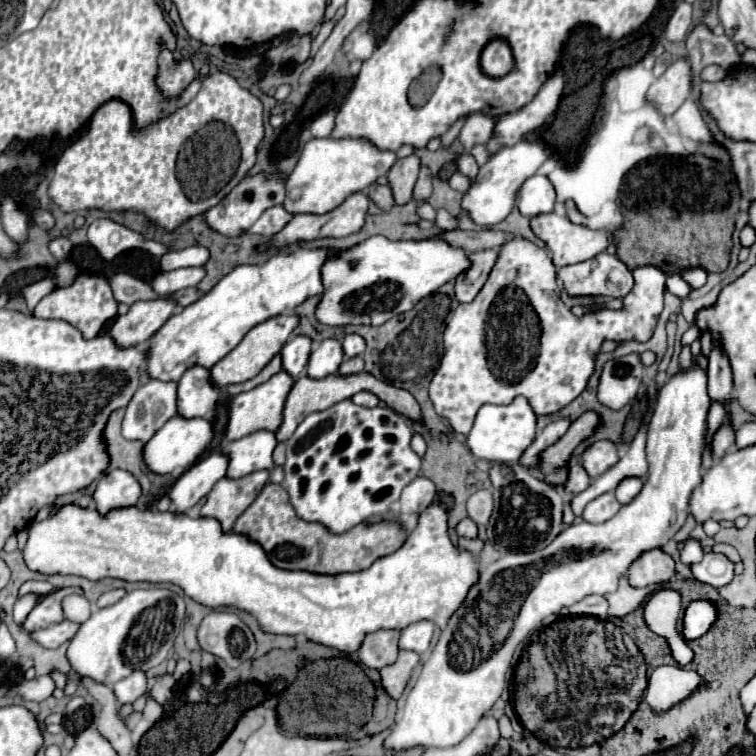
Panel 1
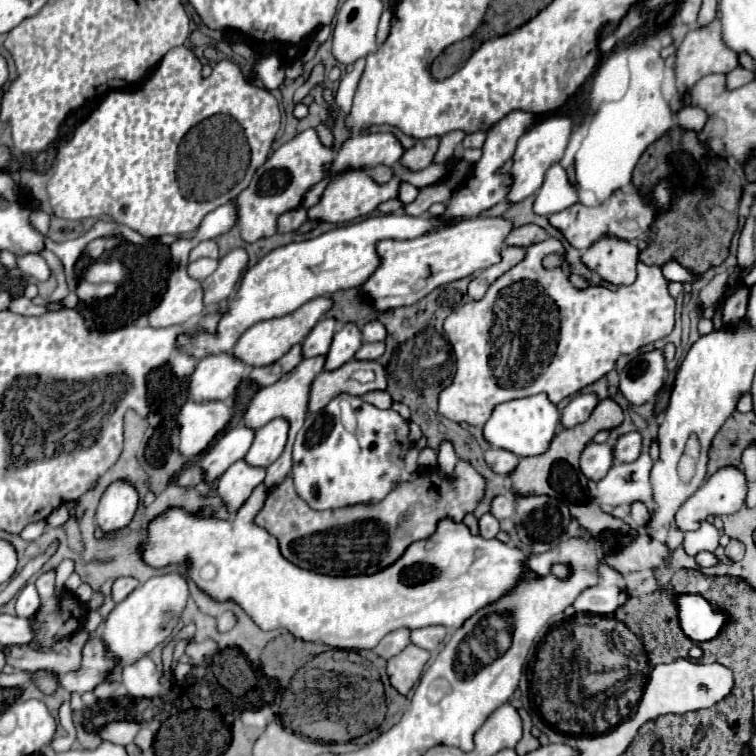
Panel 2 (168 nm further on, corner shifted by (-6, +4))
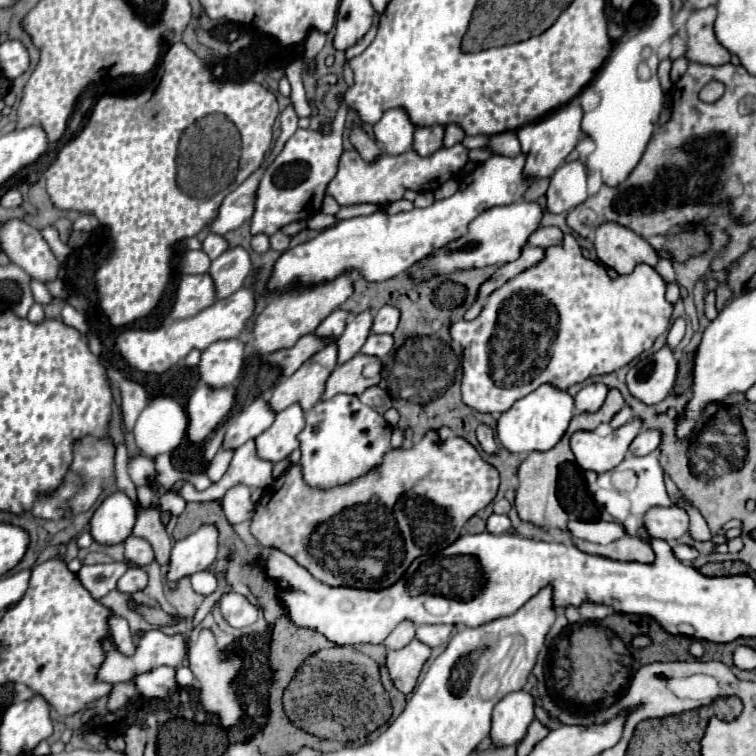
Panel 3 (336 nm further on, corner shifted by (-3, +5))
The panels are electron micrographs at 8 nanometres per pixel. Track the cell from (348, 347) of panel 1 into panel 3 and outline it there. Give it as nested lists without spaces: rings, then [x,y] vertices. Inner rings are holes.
[[[384,306],[378,310],[374,318],[372,332],[376,334],[392,334],[400,322],[400,310],[396,306]]]

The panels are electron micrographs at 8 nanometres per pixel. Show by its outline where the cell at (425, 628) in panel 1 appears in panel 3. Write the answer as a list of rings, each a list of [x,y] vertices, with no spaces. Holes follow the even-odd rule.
[[[426,624],[426,626],[418,626],[418,632],[416,632],[416,638],[428,646],[442,646],[450,640],[450,634],[452,634],[454,626],[450,624]]]

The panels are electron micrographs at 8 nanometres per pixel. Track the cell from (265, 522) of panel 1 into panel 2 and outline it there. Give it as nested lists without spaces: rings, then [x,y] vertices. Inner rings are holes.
[[[459,461],[453,479],[449,481],[445,481],[437,471],[419,473],[413,477],[413,481],[397,485],[397,489],[393,489],[393,493],[389,493],[389,497],[377,505],[313,511],[297,497],[293,479],[287,477],[281,485],[269,489],[265,505],[257,513],[255,523],[277,537],[281,555],[297,567],[327,575],[377,573],[401,557],[401,553],[413,541],[429,537],[441,517],[461,521],[465,513],[475,509],[483,497],[483,491],[485,479],[469,463]]]

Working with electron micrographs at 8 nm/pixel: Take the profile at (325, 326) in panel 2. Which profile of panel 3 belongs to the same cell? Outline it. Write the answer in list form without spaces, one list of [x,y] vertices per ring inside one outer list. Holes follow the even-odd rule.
[[[334,310],[318,328],[316,328],[316,336],[340,336],[344,332],[344,326],[346,326],[346,318],[350,316],[348,310]]]

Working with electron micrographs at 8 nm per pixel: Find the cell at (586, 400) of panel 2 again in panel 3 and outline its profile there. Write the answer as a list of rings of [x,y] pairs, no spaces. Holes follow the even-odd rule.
[[[588,384],[584,386],[576,396],[574,396],[574,404],[576,404],[576,412],[596,412],[600,410],[600,406],[606,400],[608,394],[608,386],[606,384]]]

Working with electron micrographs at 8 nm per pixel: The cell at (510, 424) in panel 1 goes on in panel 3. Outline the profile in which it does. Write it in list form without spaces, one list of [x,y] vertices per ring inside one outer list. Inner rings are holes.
[[[542,384],[528,396],[516,400],[510,410],[500,414],[496,434],[500,444],[514,454],[532,450],[550,450],[564,436],[574,414],[576,414],[574,398],[568,394],[568,390],[556,388],[554,384]]]

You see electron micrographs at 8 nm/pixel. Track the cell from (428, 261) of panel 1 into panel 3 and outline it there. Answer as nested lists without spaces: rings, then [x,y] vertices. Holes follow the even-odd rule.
[[[516,202],[510,206],[496,206],[482,212],[482,216],[476,216],[470,222],[466,236],[446,244],[446,248],[440,248],[412,268],[414,282],[422,278],[432,278],[434,272],[454,272],[458,268],[484,268],[494,264],[502,266],[518,260],[522,248],[528,244],[528,236],[540,226],[542,214],[544,210],[538,202]]]

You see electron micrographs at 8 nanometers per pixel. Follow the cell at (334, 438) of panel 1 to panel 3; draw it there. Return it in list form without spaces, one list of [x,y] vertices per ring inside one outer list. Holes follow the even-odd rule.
[[[336,394],[330,400],[318,402],[306,412],[306,428],[298,436],[304,480],[314,488],[332,488],[334,484],[346,484],[364,476],[370,468],[376,468],[392,448],[390,434],[392,428],[384,416],[362,404],[358,396]]]

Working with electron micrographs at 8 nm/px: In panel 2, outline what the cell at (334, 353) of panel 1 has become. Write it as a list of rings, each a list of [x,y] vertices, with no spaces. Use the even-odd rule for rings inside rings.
[[[347,323],[333,335],[333,343],[325,355],[325,371],[339,369],[343,363],[351,361],[361,345],[361,331],[355,323]]]

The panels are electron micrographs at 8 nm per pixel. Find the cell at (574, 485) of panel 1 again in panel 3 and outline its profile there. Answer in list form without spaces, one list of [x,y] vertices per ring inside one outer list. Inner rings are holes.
[[[636,416],[614,432],[608,423],[603,423],[593,431],[574,432],[570,438],[570,448],[584,470],[602,474],[612,470],[626,458],[632,440],[640,432],[642,420]]]

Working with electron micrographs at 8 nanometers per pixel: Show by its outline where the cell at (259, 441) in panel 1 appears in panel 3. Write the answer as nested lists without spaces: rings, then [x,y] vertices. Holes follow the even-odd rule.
[[[292,404],[276,414],[274,424],[256,438],[258,456],[270,462],[280,462],[300,446],[298,434],[304,430],[306,420],[300,404]]]

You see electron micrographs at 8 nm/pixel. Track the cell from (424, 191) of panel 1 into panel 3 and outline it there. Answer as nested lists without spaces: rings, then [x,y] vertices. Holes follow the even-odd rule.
[[[448,124],[446,134],[444,134],[444,146],[454,146],[456,142],[462,142],[464,130],[458,124]]]

